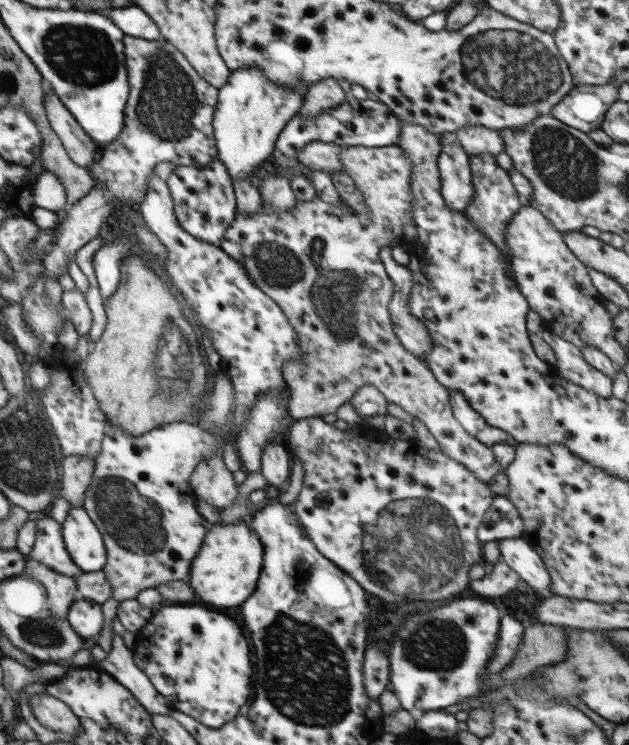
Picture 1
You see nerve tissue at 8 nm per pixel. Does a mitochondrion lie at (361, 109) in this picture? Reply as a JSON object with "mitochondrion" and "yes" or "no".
{"mitochondrion":"no"}

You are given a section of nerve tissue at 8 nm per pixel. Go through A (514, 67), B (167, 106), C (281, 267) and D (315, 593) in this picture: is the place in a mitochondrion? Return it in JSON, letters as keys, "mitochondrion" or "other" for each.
{"A":"mitochondrion","B":"mitochondrion","C":"mitochondrion","D":"other"}

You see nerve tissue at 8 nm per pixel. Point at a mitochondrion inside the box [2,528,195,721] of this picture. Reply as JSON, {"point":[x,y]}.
{"point":[43,633]}

